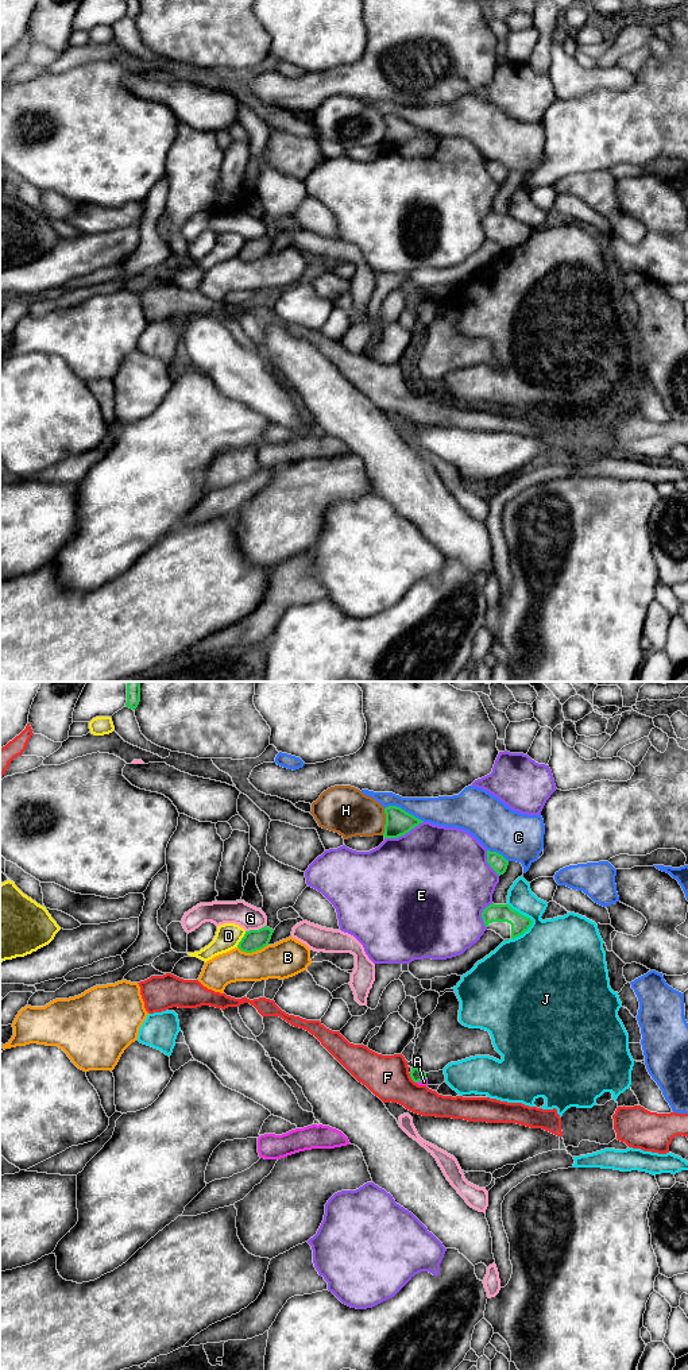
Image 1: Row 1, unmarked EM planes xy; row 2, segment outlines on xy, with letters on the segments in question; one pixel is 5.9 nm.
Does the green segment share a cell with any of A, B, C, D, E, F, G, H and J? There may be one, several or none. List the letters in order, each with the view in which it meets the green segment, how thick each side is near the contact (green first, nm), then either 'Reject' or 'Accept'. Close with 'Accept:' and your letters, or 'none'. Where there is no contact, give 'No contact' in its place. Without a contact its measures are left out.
A: Touches green in xy. Thickness 70 nm (green) against 30 nm. Accept
B: Touches green in xy. Thickness 130 nm (green) against 220 nm. Reject
C: Touches green in xy. Thickness 160 nm (green) against 180 nm. Reject
D: Touches green in xy. Thickness 130 nm (green) against 150 nm. Reject
E: Touches green in xy. Thickness 160 nm (green) against 500 nm. Reject
F: Touches green in xy. Thickness 70 nm (green) against 260 nm. Reject
G: Touches green in xy. Thickness 130 nm (green) against 140 nm. Reject
H: Touches green in xy. Thickness 160 nm (green) against 280 nm. Reject
J: Touches green in xy. Thickness 110 nm (green) against 440 nm. Reject
Accept: A

